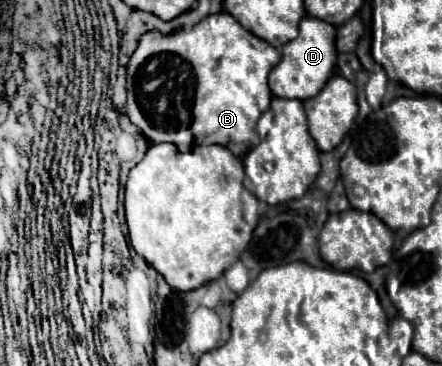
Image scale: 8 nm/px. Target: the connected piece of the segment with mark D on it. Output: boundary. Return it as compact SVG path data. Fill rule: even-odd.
M304 17L300 21L300 33L294 41L288 41L282 47L282 61L270 71L268 83L274 93L274 97L282 99L310 99L316 95L324 83L330 79L334 65L336 65L336 27L330 23L324 23L316 17Z

